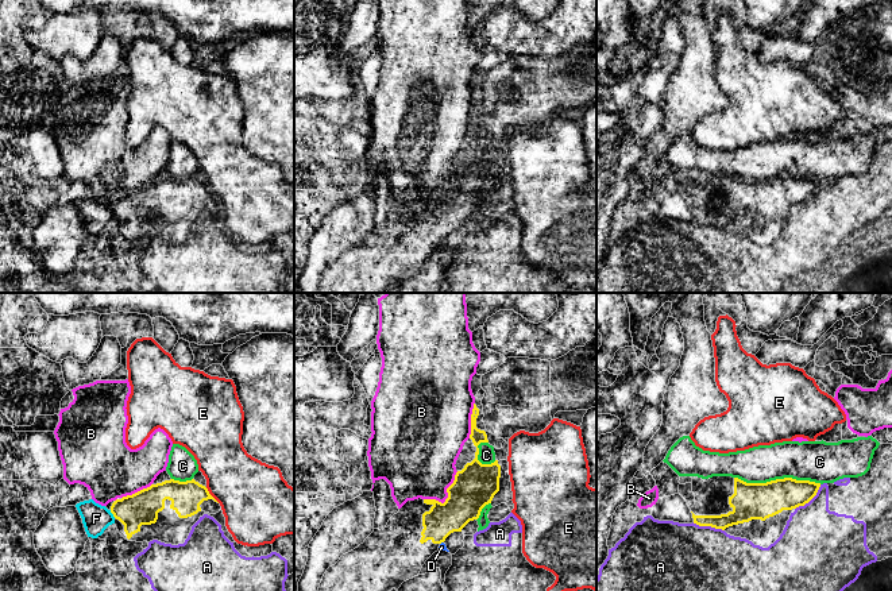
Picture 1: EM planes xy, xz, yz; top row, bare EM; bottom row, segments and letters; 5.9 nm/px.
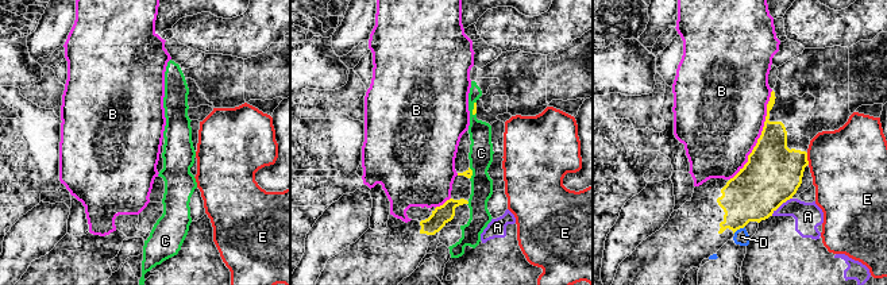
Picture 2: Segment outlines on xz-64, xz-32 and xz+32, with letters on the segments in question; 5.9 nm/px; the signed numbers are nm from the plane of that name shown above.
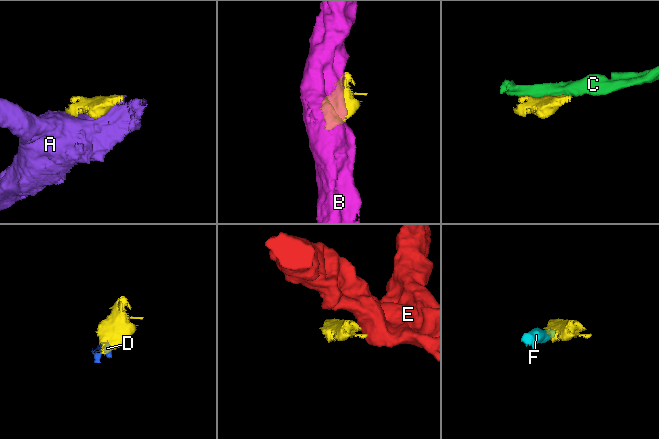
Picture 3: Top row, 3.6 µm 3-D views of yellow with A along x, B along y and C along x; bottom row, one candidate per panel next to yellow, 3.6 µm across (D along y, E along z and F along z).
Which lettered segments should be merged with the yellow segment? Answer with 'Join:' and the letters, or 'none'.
Join: none

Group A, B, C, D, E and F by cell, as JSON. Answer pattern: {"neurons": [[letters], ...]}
{"neurons": [["A"], ["B"], ["C"], ["D", "F"], ["E"]]}

